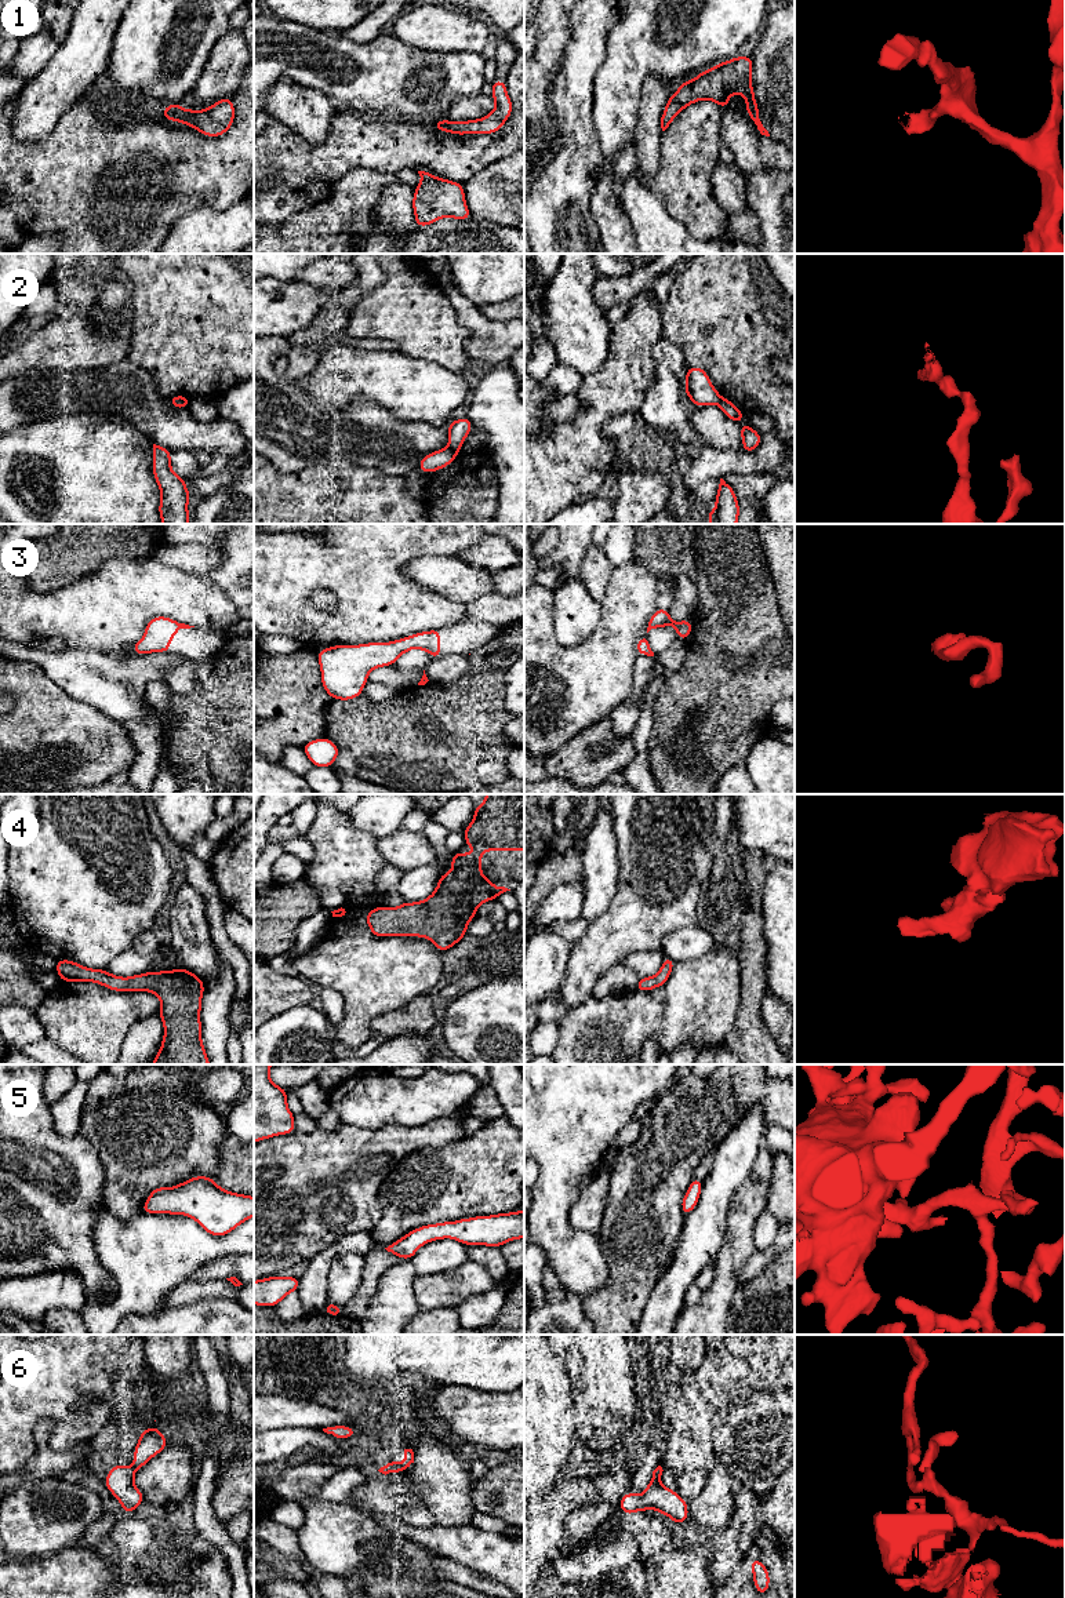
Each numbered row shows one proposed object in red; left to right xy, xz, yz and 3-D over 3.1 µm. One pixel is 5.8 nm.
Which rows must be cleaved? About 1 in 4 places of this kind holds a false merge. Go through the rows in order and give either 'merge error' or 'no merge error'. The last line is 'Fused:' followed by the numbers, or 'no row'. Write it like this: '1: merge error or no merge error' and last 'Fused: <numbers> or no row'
1: no merge error
2: merge error
3: no merge error
4: no merge error
5: no merge error
6: merge error
Fused: 2, 6

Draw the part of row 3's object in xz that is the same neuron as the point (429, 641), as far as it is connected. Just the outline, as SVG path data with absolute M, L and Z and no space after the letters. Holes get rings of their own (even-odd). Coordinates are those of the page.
M440 629L411 634L390 643L360 645L334 645L317 654L321 684L331 699L349 700L359 698L371 670L393 666L410 649L428 651L440 659Z

